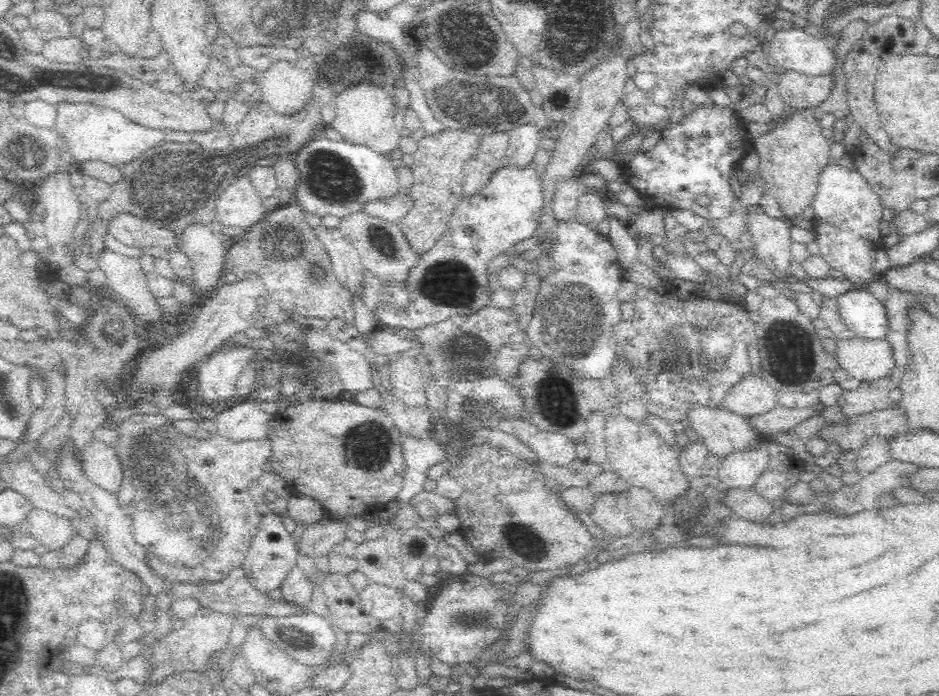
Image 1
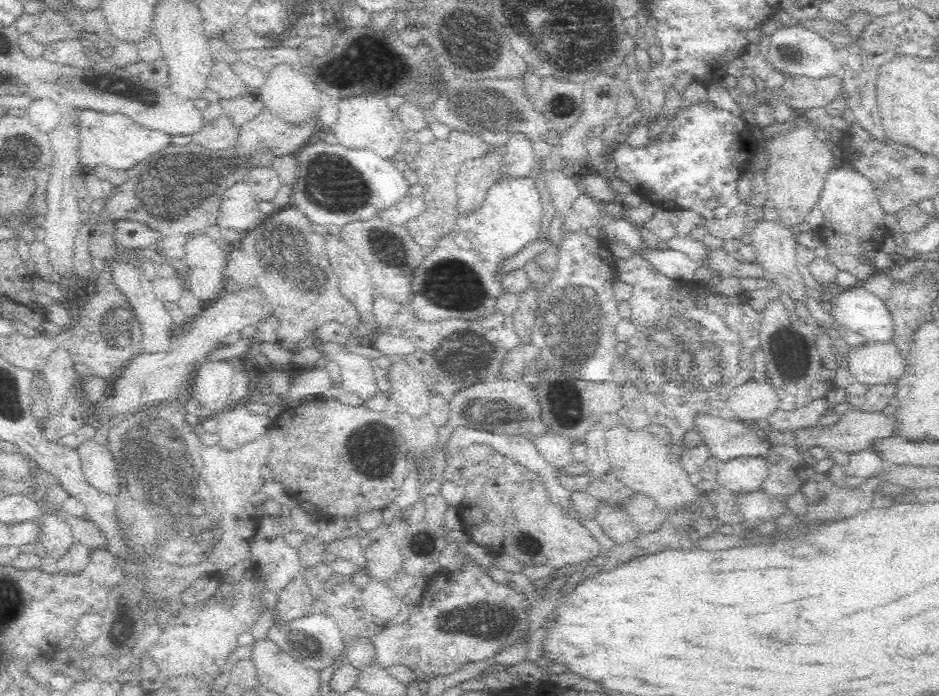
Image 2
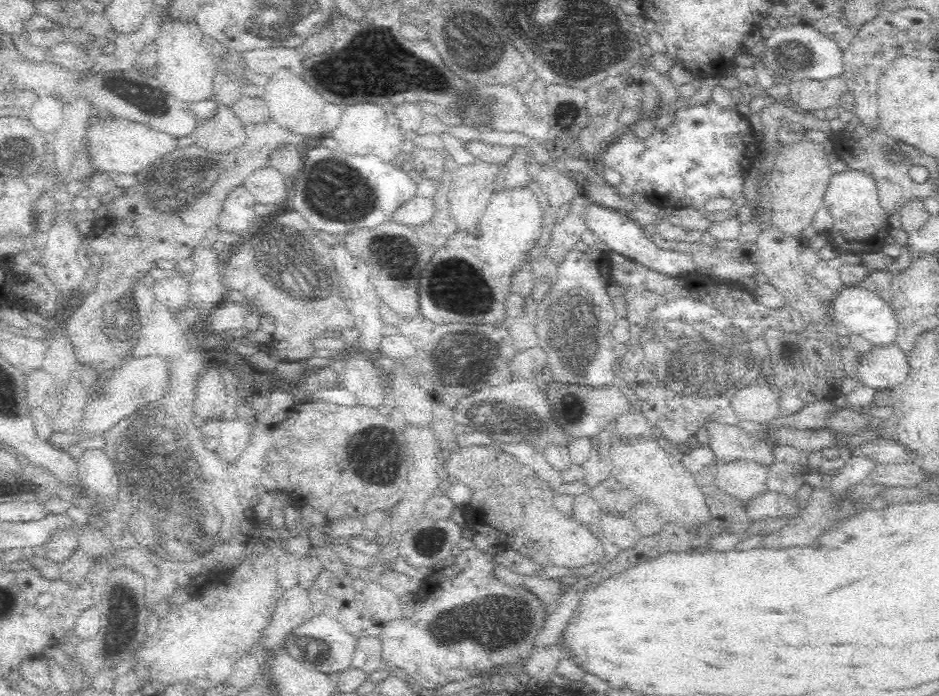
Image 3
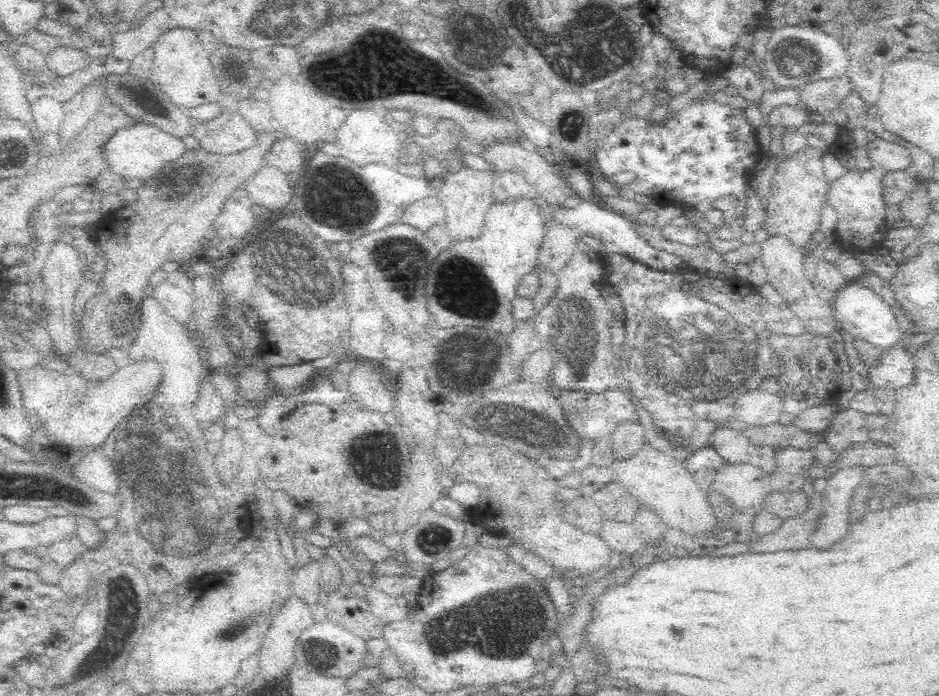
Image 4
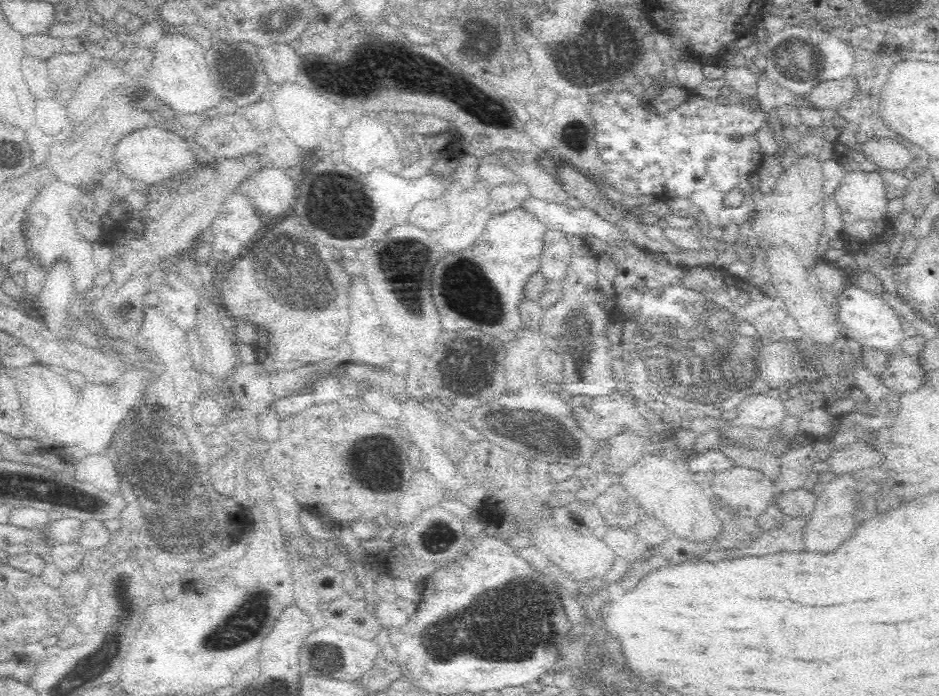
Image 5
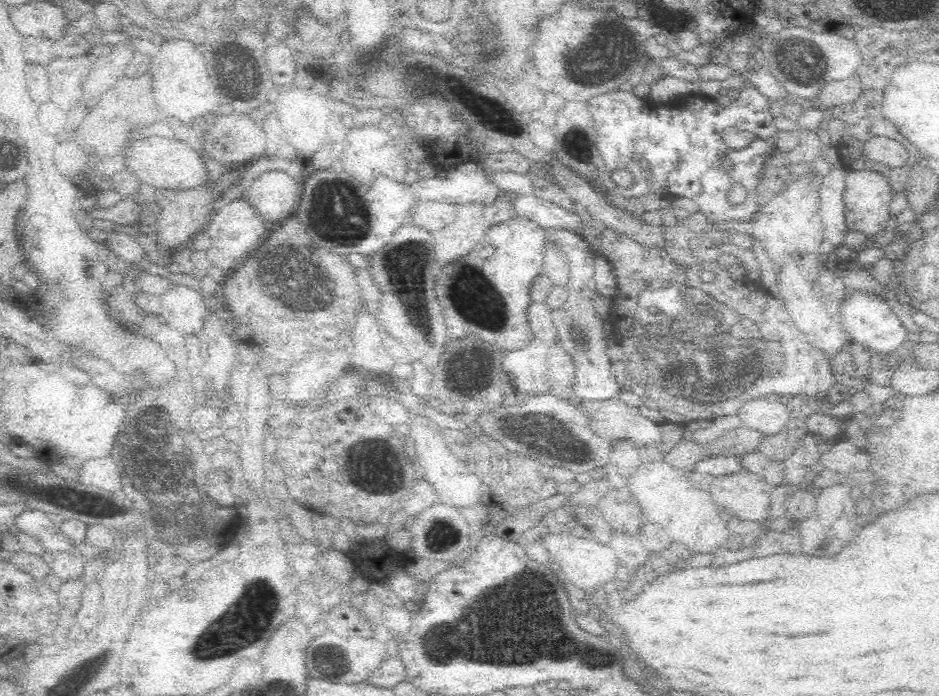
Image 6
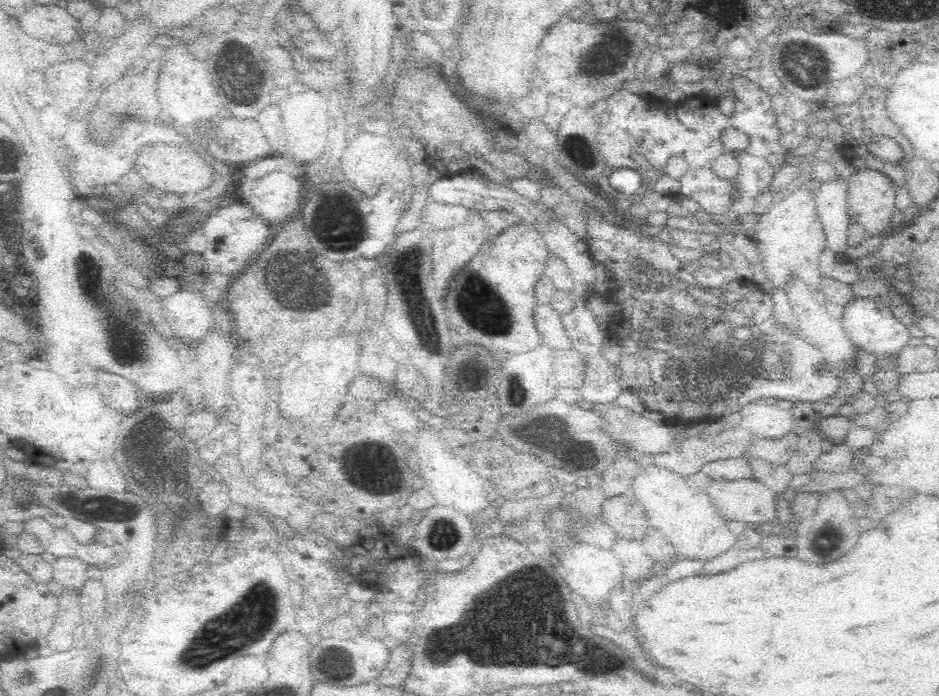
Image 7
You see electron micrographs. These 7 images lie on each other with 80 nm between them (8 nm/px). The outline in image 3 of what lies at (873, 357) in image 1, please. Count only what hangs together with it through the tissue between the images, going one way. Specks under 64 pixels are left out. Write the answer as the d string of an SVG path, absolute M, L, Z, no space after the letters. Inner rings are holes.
M896 344L874 348L870 358L862 358L862 364L859 365L856 370L861 384L873 389L893 389L906 382L910 374L908 356Z

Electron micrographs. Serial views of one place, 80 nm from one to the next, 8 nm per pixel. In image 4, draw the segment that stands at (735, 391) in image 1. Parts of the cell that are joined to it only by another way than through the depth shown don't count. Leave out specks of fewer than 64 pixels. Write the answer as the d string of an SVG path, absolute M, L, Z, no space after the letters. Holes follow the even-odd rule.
M751 390L736 402L736 412L748 426L778 424L784 412L783 400L778 394L765 390Z

